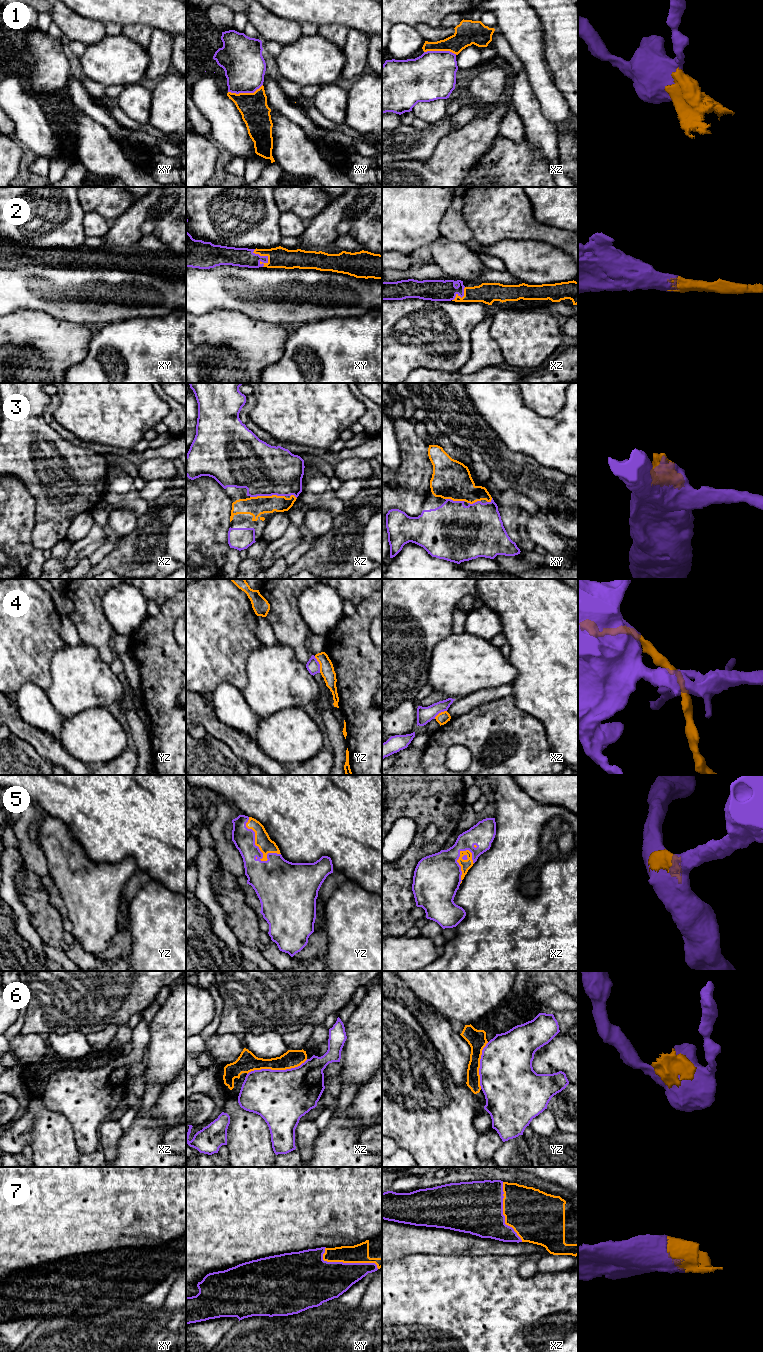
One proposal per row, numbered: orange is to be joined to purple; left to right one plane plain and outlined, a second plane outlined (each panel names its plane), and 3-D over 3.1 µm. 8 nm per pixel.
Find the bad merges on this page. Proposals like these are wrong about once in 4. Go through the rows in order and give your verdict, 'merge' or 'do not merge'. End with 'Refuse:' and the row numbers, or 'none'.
1: do not merge
2: merge
3: merge
4: do not merge
5: merge
6: do not merge
7: merge
Refuse: 1, 4, 6

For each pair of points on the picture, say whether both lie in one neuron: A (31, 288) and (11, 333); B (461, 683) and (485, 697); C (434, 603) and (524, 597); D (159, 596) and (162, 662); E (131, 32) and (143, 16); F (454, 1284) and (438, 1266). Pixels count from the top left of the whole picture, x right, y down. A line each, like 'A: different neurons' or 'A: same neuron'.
A: different neurons
B: different neurons
C: different neurons
D: different neurons
E: different neurons
F: same neuron

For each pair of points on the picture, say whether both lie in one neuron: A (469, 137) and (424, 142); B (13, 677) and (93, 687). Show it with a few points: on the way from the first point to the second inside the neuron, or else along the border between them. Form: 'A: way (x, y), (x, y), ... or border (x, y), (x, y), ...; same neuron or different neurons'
A: border (456, 129), (439, 140), (427, 161); different neurons
B: border (51, 658), (51, 684), (46, 691); different neurons

